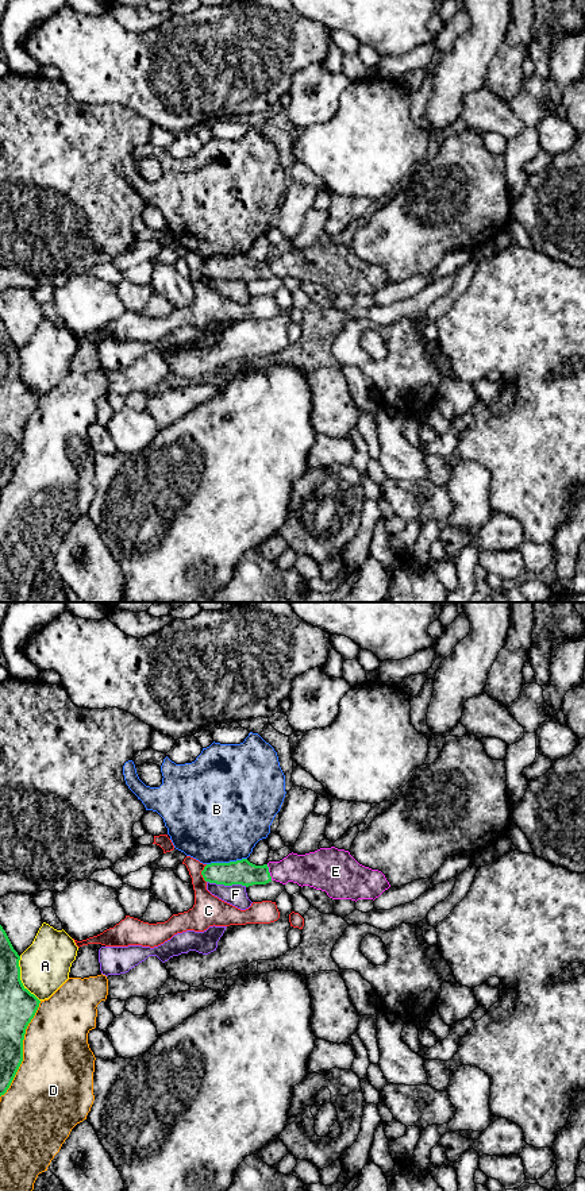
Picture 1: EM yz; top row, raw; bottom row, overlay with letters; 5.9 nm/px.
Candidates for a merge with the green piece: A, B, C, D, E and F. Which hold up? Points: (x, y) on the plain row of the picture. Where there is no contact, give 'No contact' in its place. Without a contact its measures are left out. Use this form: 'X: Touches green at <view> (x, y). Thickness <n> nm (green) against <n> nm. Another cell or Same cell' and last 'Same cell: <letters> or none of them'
A: Touches green at yz (19, 374). Thickness 220 nm (green) against 300 nm. Another cell
B: Touches green at yz (226, 258). Thickness 150 nm (green) against 480 nm. Another cell
C: Touches green at yz (201, 269). Thickness 150 nm (green) against 190 nm. Another cell
D: Touches green at yz (22, 444). Thickness 220 nm (green) against 440 nm. Another cell
E: Touches green at yz (269, 268). Thickness 150 nm (green) against 190 nm. Same cell
F: Touches green at yz (227, 280). Thickness 150 nm (green) against 120 nm. Another cell
Same cell: E

